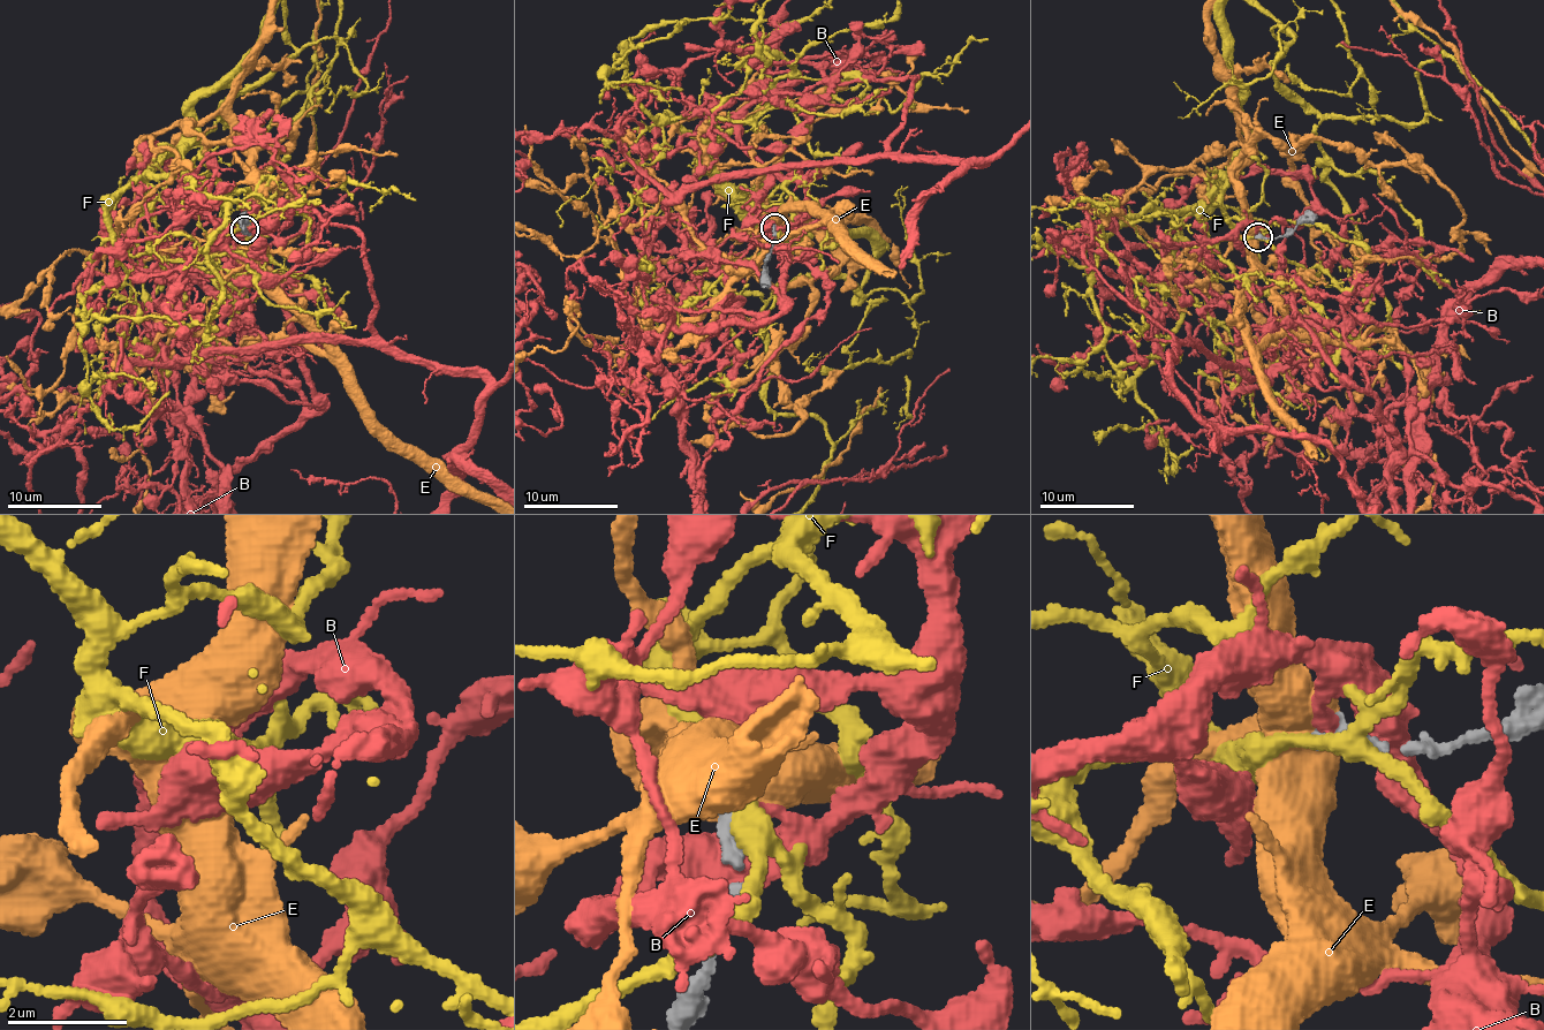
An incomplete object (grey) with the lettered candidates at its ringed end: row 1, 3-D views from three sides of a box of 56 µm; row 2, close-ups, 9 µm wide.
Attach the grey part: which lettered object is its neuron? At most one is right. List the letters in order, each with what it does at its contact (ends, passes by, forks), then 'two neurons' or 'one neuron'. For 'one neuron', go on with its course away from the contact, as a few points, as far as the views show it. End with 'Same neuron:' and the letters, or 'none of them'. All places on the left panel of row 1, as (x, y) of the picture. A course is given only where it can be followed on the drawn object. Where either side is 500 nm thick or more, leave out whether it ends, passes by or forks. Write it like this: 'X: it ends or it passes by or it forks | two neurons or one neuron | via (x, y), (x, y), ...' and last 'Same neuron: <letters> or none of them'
B: it ends | two neurons
E: two neurons
F: it forks | one neuron
Same neuron: F

